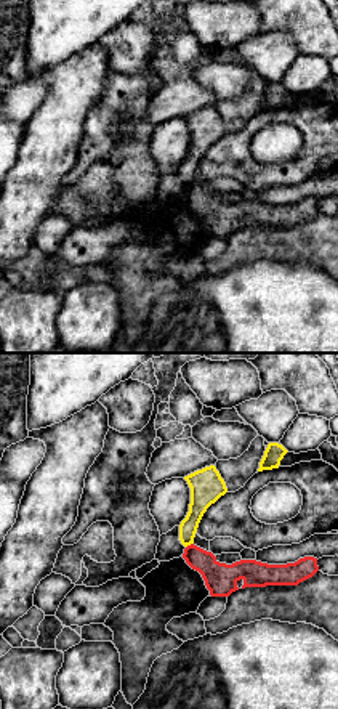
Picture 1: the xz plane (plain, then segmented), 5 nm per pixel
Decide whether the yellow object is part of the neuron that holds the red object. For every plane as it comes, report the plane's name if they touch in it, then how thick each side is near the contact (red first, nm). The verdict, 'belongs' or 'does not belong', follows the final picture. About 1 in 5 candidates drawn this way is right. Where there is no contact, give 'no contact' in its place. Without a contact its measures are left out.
meets red in xz; 160 nm thick on the red side, 120 nm on the other

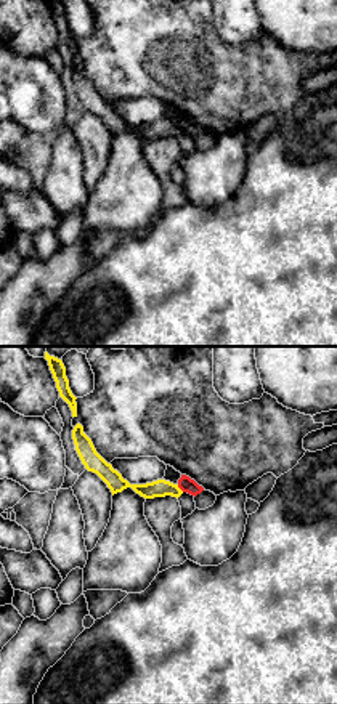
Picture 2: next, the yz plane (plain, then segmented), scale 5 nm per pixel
meets red in yz; 80 nm thick on the red side, 90 nm on the other

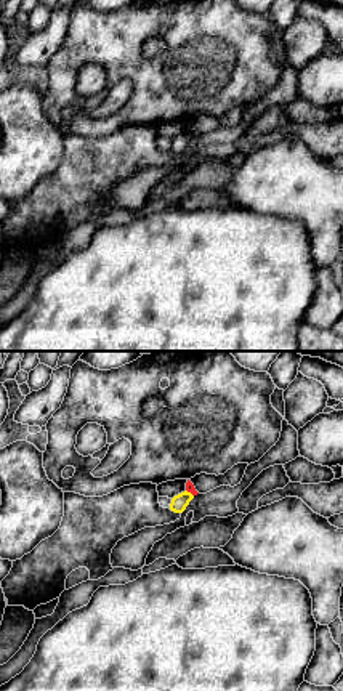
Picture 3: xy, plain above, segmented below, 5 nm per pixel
meets red in xy; 50 nm thick on the red side, 80 nm on the other

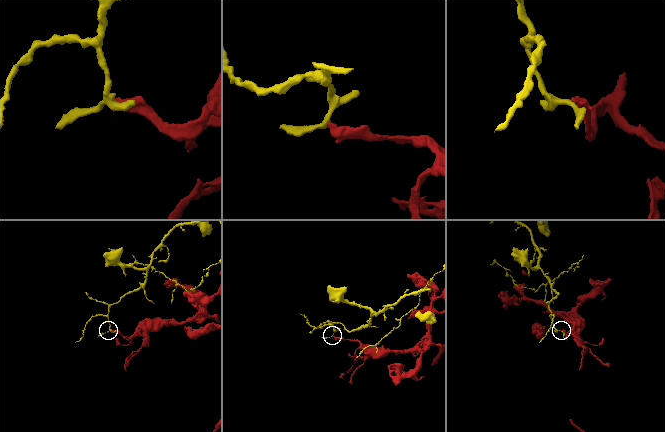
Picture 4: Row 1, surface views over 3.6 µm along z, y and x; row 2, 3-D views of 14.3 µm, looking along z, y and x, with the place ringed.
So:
does not belong

